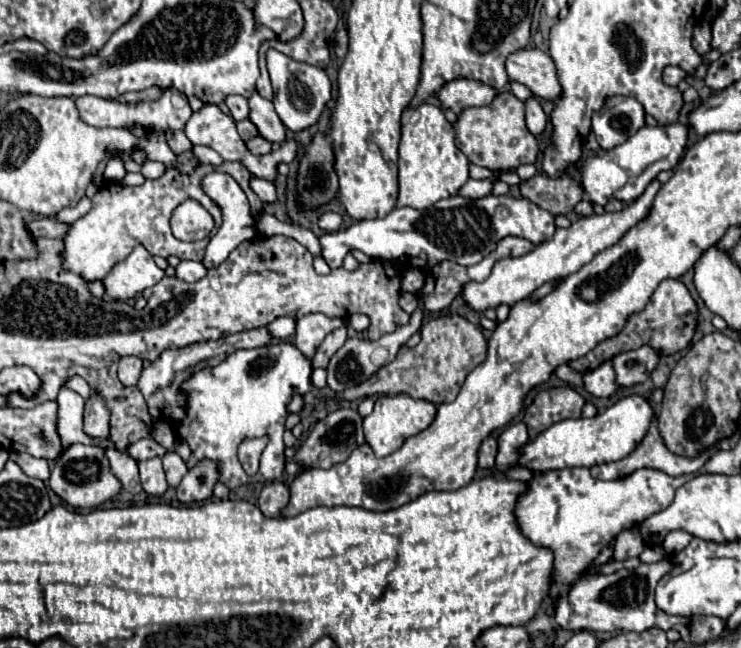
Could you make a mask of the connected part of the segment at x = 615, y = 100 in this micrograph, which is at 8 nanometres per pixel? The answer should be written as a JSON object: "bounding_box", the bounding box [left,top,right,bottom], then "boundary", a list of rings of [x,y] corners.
{"bounding_box":[593,96,645,150],"boundary":[[[611,96],[605,106],[593,114],[593,132],[603,150],[611,150],[631,138],[645,126],[643,106],[629,96]]]}

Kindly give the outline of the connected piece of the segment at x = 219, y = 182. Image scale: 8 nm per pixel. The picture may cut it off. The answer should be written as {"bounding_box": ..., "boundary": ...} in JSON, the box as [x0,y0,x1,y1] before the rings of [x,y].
{"bounding_box":[201,172,257,268],"boundary":[[[211,172],[207,174],[203,180],[201,180],[201,188],[203,192],[221,208],[221,214],[223,214],[223,224],[219,228],[219,232],[215,236],[211,236],[209,244],[207,244],[207,252],[205,252],[205,258],[203,258],[203,264],[207,268],[215,268],[219,266],[231,250],[235,250],[241,242],[245,240],[253,240],[257,236],[257,228],[255,228],[255,218],[251,214],[251,208],[249,208],[249,202],[247,202],[247,196],[245,192],[241,190],[241,186],[229,176],[229,174],[223,174],[223,172]]]}

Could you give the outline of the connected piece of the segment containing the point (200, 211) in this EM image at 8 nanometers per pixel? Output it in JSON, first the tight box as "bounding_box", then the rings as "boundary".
{"bounding_box":[171,200,213,242],"boundary":[[[185,200],[175,208],[171,218],[171,230],[173,236],[185,242],[197,242],[209,236],[213,228],[211,214],[195,200]]]}

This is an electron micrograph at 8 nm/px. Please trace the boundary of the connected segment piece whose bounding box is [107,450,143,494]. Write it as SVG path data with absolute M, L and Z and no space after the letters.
M107 450L107 458L111 460L111 470L123 482L123 488L131 494L139 494L143 488L141 488L141 482L139 482L137 462L131 456L117 452L117 450Z

